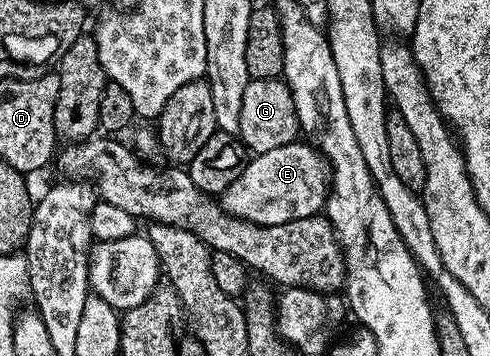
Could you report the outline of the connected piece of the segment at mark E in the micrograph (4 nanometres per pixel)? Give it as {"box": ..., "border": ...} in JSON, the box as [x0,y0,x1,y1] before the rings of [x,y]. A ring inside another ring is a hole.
{"box":[219,142,331,226],"border":[[[294,142],[275,146],[275,150],[256,153],[242,167],[239,178],[235,178],[235,182],[231,182],[231,186],[227,186],[227,190],[220,193],[219,203],[229,215],[238,216],[240,220],[263,226],[279,226],[283,222],[318,215],[324,209],[325,202],[329,198],[330,187],[331,176],[327,171],[325,157],[308,142]]]}

